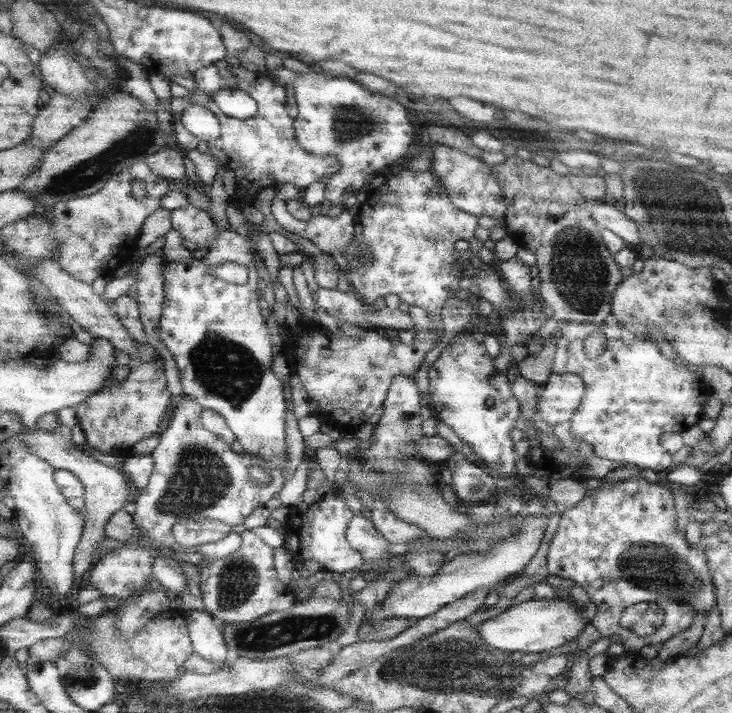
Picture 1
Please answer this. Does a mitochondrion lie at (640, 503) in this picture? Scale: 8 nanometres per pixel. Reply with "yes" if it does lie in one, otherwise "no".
no

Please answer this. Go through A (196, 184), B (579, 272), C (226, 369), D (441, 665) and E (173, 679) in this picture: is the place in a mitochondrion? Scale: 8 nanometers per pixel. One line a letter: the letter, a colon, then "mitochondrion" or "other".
A: other
B: mitochondrion
C: mitochondrion
D: mitochondrion
E: other

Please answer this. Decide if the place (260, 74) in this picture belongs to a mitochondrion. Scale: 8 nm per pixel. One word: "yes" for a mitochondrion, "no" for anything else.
no

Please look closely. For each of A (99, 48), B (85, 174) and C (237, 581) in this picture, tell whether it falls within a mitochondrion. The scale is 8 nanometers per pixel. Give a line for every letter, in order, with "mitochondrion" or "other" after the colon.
A: mitochondrion
B: mitochondrion
C: mitochondrion

